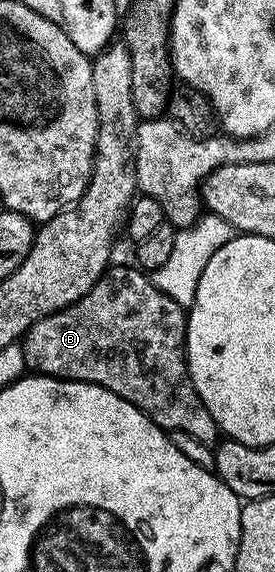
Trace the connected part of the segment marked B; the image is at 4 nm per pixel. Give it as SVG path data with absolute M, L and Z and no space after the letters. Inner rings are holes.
M117 264L110 265L109 269L102 274L101 279L98 280L78 302L73 302L67 308L57 310L53 314L47 315L45 318L39 319L39 321L26 332L23 341L20 343L21 350L25 353L25 365L30 371L39 374L47 374L51 378L66 378L68 382L90 382L91 384L99 384L103 388L115 392L115 396L123 396L123 400L135 404L155 425L161 427L162 430L166 432L172 432L174 430L187 432L187 436L195 436L195 440L199 440L200 442L208 442L210 444L216 443L219 438L217 425L211 416L211 412L207 412L203 400L199 400L199 392L195 392L195 388L191 384L189 369L185 363L186 307L180 306L171 296L164 294L163 291L152 282L148 273L142 272L132 265L130 266L131 267L117 266Z

